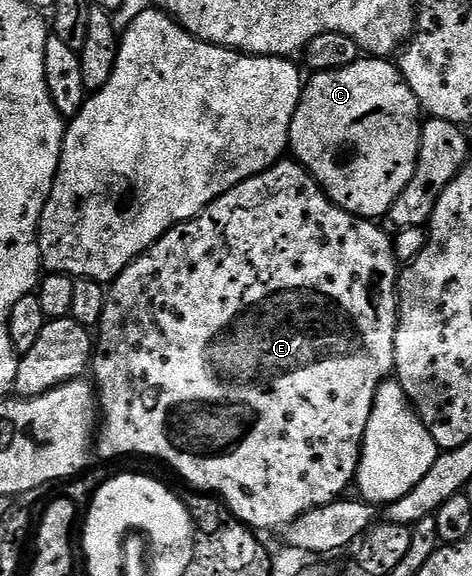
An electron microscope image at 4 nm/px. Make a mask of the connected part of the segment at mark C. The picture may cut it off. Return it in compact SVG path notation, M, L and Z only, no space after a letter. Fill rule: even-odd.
M361 57L356 62L346 65L337 71L317 71L311 76L312 80L303 84L298 101L298 109L294 109L294 121L290 121L290 133L288 134L288 146L290 155L295 162L300 163L316 179L316 183L330 196L332 202L338 204L344 211L352 215L358 215L361 219L380 221L387 216L388 211L398 201L398 193L410 185L410 177L414 177L414 169L418 161L418 149L420 148L420 129L422 126L422 112L420 103L414 97L410 85L400 76L400 68L395 62L384 57Z

